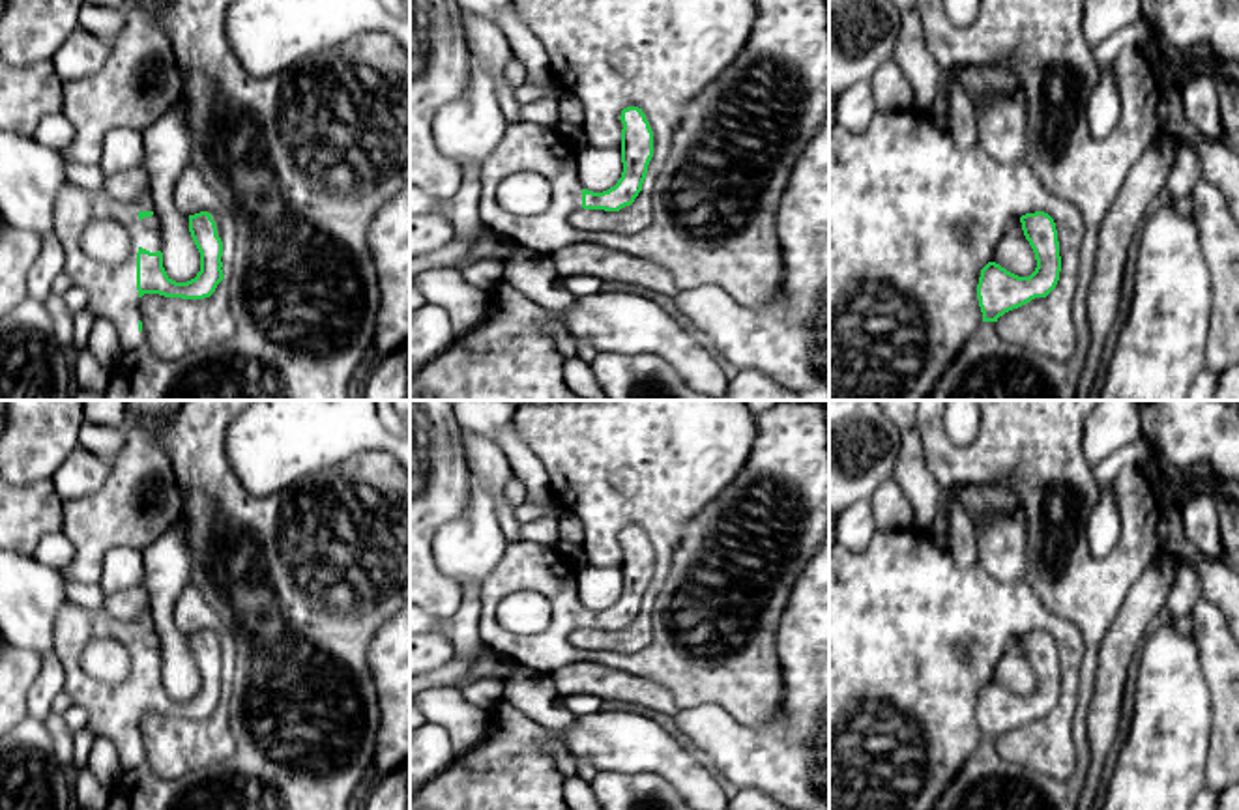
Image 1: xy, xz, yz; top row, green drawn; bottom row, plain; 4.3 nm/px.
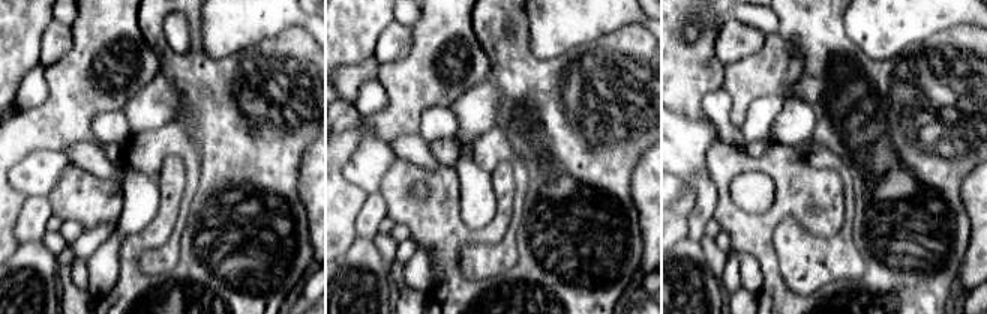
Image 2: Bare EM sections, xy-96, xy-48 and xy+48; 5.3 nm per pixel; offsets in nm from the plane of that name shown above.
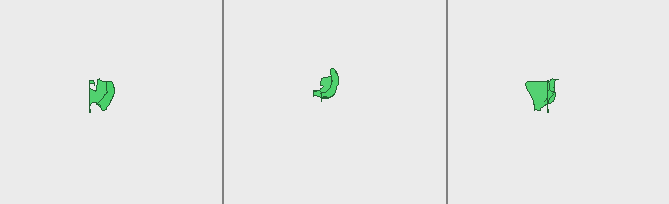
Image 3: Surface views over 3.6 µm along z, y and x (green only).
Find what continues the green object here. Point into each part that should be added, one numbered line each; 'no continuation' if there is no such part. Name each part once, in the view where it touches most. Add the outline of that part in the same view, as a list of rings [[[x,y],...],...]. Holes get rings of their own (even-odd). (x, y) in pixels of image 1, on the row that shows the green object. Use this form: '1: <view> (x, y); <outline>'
1: xy (294, 317); [[[168,0],[155,22],[167,32],[176,62],[183,73],[183,99],[176,107],[185,114],[191,131],[191,165],[182,172],[174,202],[185,215],[208,211],[223,241],[223,275],[215,292],[204,299],[165,297],[159,294],[138,296],[137,290],[137,253],[163,249],[161,223],[153,208],[152,195],[131,202],[112,200],[105,193],[80,189],[69,181],[56,198],[54,234],[64,247],[64,273],[73,286],[86,292],[86,307],[99,318],[114,324],[120,340],[120,359],[110,369],[107,400],[348,400],[348,385],[372,350],[380,286],[378,271],[367,243],[367,232],[378,210],[391,200],[410,181],[410,52],[386,32],[348,34],[344,41],[316,43],[311,56],[298,58],[286,71],[271,77],[255,77],[240,64],[226,37],[226,9],[232,0]],[[94,219],[114,219],[122,223],[131,239],[127,258],[118,266],[92,260],[80,247],[79,238],[86,223]]]

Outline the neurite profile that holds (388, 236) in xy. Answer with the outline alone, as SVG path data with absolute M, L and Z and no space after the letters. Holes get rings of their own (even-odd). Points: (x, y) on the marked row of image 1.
M410 181L378 210L367 243L380 286L372 348L386 359L410 342Z

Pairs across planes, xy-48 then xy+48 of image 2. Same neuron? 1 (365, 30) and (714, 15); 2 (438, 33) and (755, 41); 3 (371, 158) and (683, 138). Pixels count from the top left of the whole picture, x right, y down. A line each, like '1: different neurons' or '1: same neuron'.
1: same neuron
2: different neurons
3: same neuron

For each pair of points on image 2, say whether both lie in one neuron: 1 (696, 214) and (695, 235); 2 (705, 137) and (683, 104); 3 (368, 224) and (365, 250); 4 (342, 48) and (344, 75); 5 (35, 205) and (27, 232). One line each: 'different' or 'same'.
1: same
2: different
3: different
4: different
5: same

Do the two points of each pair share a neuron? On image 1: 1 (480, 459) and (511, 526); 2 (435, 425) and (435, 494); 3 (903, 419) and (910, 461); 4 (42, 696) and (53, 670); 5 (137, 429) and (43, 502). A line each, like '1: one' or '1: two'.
1: one
2: one
3: one
4: one
5: two

